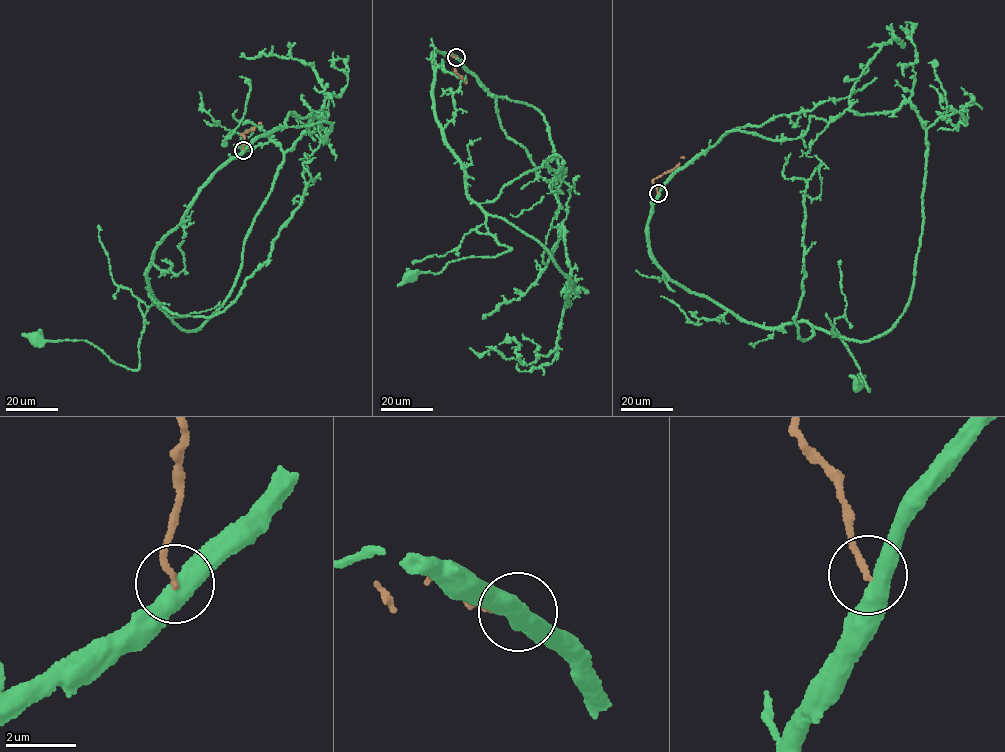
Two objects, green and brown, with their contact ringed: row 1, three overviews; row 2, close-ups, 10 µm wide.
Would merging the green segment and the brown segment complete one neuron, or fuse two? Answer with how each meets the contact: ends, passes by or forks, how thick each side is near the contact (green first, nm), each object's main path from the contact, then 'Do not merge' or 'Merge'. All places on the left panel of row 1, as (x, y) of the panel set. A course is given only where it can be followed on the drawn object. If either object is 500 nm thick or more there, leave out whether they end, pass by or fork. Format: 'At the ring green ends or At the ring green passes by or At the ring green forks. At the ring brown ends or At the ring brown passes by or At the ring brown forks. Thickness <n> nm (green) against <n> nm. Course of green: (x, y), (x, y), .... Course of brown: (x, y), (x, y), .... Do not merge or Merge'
Thickness 500 nm (green) against 150 nm. Course of green: (243, 150), (157, 245), (145, 272), (153, 304), (139, 368), (84, 340), (36, 340). Course of brown: (243, 150), (241, 134), (259, 124). Do not merge

